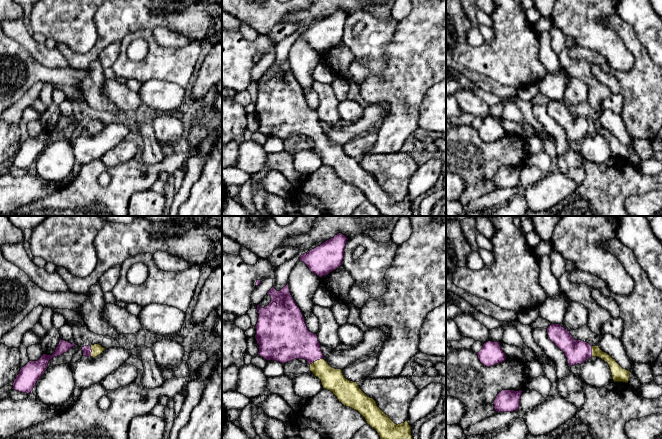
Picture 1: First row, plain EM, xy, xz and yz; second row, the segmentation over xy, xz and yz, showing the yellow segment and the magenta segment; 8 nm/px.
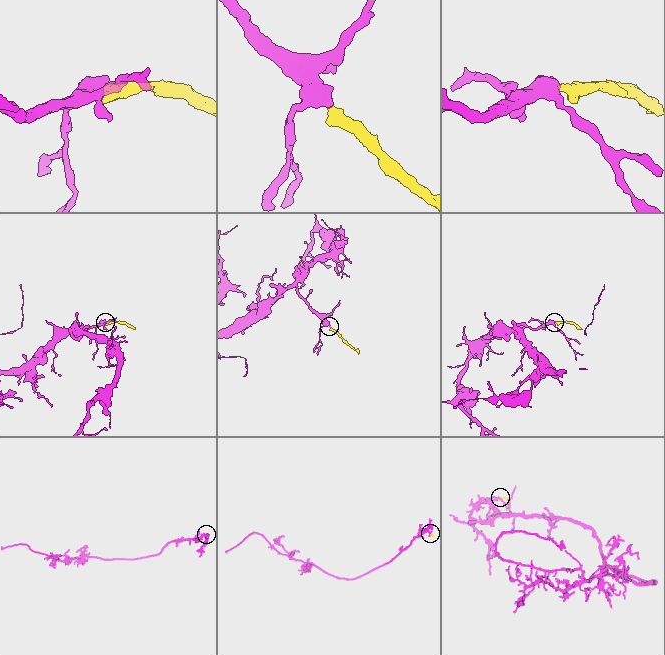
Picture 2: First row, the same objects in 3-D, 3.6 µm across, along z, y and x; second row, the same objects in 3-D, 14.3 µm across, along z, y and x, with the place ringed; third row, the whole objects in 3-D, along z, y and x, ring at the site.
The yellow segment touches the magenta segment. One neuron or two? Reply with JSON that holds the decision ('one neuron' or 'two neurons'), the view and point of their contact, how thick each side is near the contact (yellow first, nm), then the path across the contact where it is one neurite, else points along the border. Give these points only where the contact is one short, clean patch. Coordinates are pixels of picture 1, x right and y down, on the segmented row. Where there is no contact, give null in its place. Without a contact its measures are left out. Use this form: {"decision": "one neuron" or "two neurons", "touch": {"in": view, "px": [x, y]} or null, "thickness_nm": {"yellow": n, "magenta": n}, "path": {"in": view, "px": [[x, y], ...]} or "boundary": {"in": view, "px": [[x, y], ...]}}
{"decision": "one neuron", "touch": {"in": "xz", "px": [315, 361]}, "thickness_nm": {"yellow": 180, "magenta": 300}, "path": {"in": "xz", "px": [[332, 379], [315, 361], [292, 340]]}}

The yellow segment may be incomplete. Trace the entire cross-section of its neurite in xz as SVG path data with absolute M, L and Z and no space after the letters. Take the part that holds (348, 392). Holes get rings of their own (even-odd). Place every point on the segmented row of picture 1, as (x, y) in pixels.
M288 283L280 291L273 286L267 295L271 296L271 302L264 308L261 308L260 304L257 305L259 317L255 326L255 338L259 345L258 355L267 361L278 361L282 364L294 359L305 359L310 365L310 371L321 380L323 388L331 391L344 406L358 411L367 424L377 431L380 439L413 439L411 426L407 420L404 423L395 424L377 406L376 401L359 388L357 382L346 379L341 369L332 368L323 359L318 336L308 330L305 318L290 293Z

